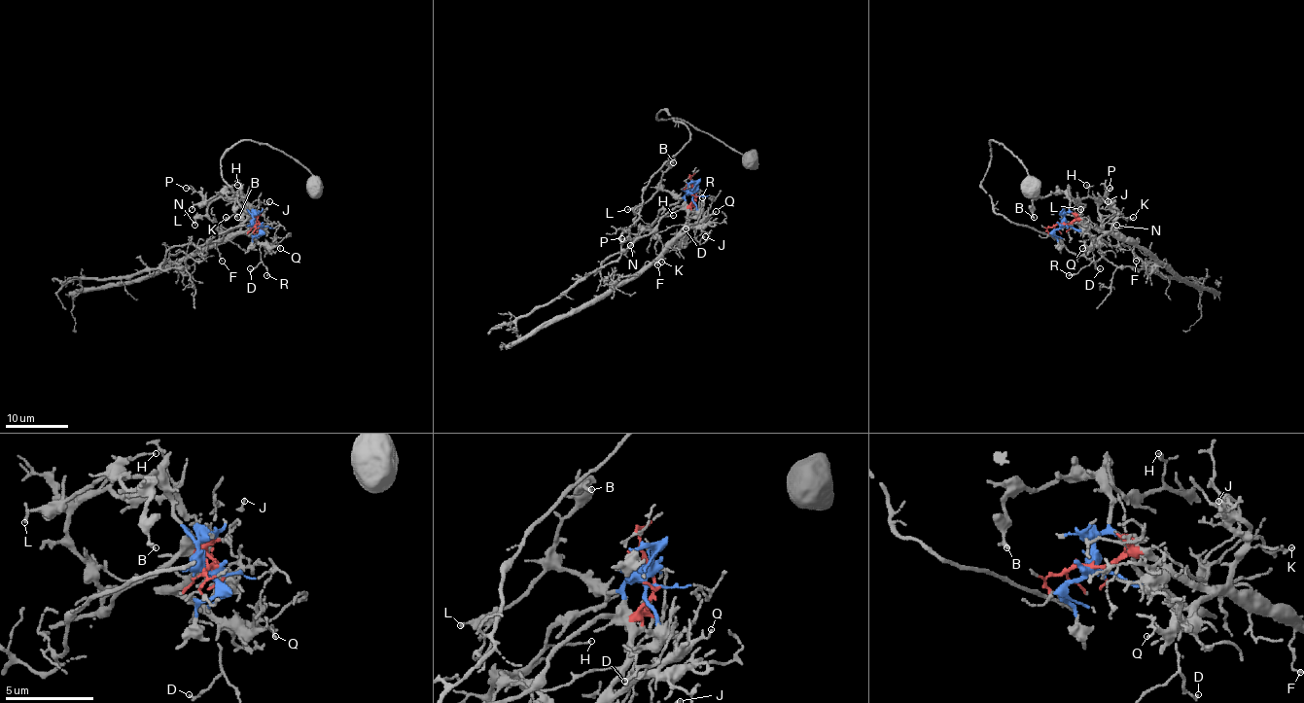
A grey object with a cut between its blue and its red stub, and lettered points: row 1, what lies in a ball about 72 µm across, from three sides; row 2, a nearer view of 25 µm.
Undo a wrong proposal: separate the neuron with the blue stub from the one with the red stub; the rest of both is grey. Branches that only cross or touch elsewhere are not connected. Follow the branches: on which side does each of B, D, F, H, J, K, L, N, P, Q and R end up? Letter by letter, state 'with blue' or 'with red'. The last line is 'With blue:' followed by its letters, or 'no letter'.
B: with blue
D: with red
F: with red
H: with blue
J: with red
K: with red
L: with blue
N: with blue
P: with blue
Q: with red
R: with red
With blue: B, H, L, N, P

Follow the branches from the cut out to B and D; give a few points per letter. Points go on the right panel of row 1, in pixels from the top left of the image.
B: (1062, 226), (1070, 202), (1063, 193), (1037, 197), (1032, 202), (1034, 218)
D: (1062, 226), (1085, 221), (1102, 231), (1104, 234), (1093, 250), (1094, 263), (1101, 269)

